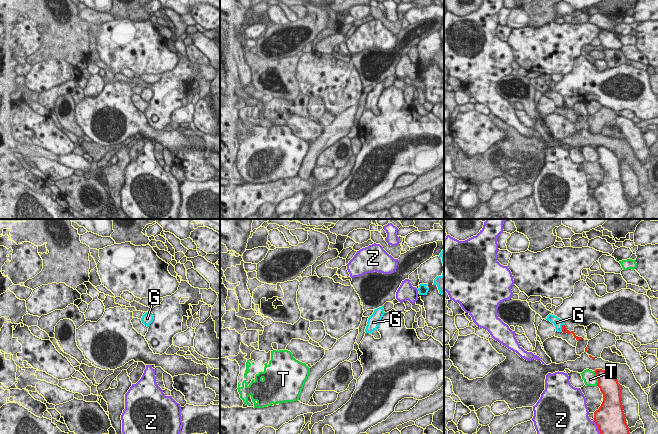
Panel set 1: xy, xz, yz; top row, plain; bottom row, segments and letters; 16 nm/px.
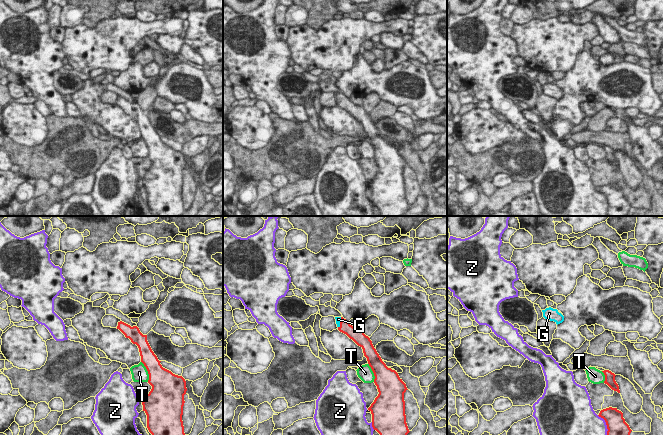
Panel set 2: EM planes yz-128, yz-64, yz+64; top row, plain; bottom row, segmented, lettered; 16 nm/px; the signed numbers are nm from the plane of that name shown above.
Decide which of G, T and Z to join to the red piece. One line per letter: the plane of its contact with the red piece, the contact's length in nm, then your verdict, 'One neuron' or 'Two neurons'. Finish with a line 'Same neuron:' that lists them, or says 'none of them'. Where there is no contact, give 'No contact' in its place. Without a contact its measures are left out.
G: Touches red in yz. Shared border 140 nm. One neuron
T: Touches red in yz. Shared border 240 nm. Two neurons
Z: Touches red in yz. Shared border 280 nm. Two neurons
Same neuron: G

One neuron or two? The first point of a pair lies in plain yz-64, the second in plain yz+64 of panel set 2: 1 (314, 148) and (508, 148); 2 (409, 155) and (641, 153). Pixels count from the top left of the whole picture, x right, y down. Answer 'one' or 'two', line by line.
1: one
2: two

